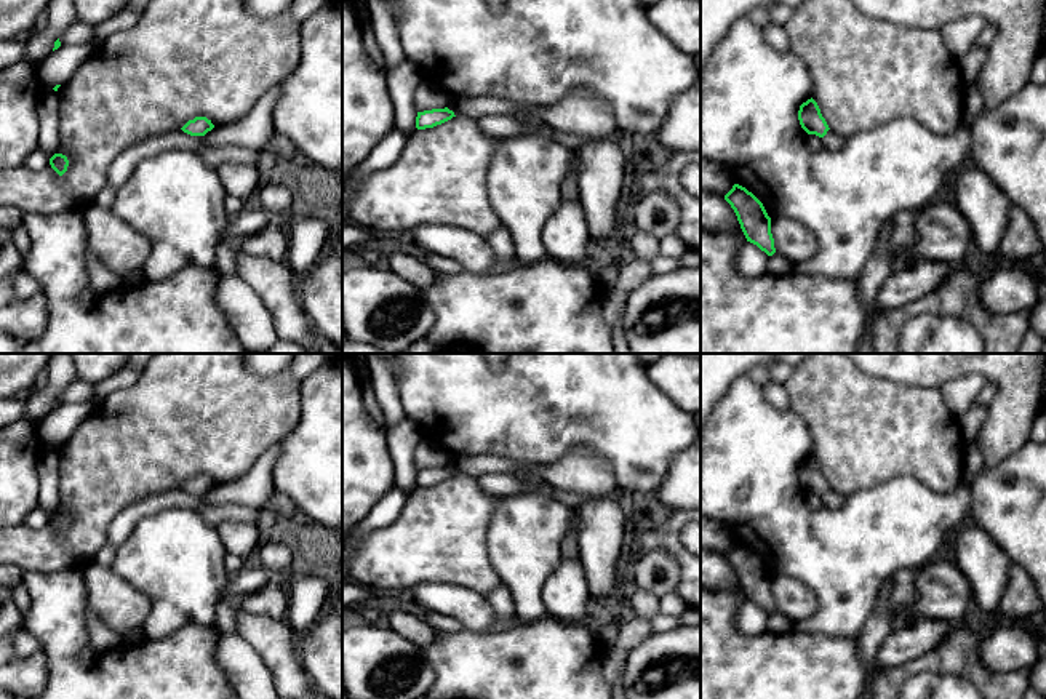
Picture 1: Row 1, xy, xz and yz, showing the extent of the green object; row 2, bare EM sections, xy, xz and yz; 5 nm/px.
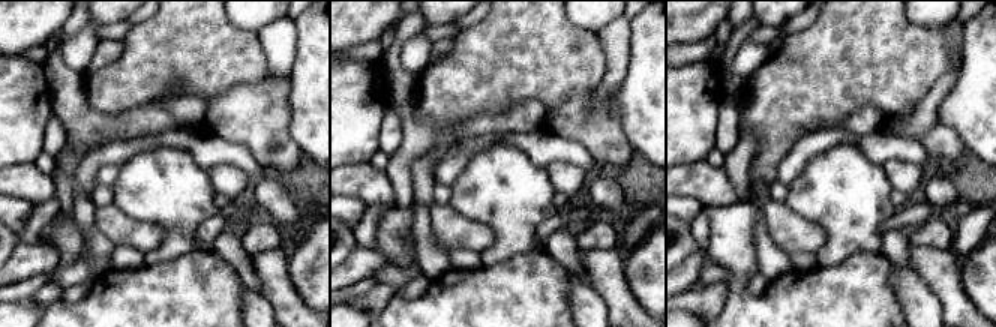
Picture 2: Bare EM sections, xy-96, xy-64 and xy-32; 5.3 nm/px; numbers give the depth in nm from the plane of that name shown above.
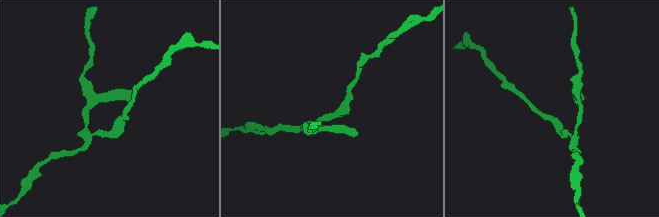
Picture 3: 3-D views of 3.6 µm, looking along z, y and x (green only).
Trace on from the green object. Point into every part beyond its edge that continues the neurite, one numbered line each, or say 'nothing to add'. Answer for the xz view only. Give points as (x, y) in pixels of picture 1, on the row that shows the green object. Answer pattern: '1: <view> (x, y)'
nothing to add

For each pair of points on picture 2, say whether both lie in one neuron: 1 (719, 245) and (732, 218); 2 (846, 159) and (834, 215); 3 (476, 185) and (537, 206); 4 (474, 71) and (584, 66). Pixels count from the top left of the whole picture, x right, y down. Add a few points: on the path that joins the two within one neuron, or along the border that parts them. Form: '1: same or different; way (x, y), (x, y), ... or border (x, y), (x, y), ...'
1: same; way (719, 239), (726, 224)
2: same; way (843, 173), (843, 201)
3: same; way (491, 188), (503, 188), (512, 195), (522, 197)
4: same; way (501, 66), (557, 66)

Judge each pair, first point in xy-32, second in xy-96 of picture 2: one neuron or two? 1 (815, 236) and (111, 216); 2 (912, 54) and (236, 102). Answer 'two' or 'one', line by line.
1: one
2: two

